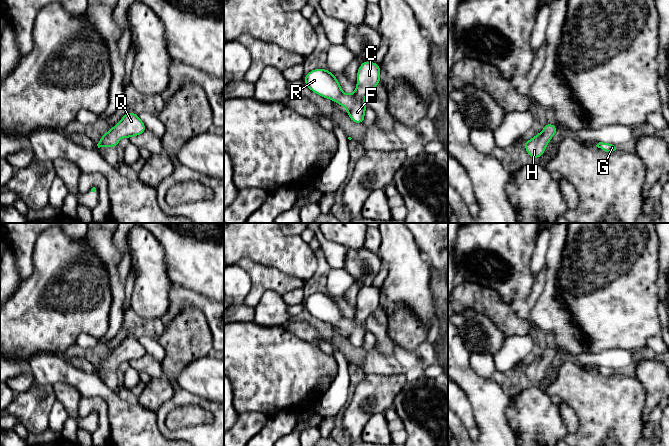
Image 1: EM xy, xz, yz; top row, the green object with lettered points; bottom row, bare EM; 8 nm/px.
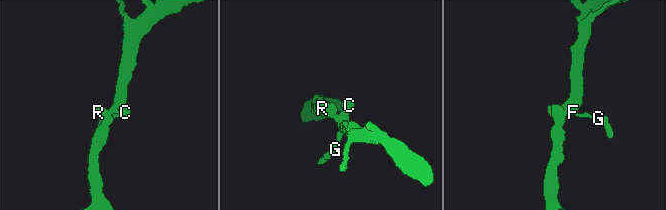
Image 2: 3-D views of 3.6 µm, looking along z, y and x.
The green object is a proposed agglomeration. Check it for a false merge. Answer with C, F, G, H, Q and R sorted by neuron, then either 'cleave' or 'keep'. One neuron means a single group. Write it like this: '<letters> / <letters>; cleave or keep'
C F G H Q R; keep

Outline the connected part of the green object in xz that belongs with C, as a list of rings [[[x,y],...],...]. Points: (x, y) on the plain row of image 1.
[[[363,285],[357,295],[357,308],[356,313],[352,318],[345,318],[338,306],[338,303],[327,293],[316,292],[310,295],[304,301],[305,309],[317,319],[330,323],[347,334],[349,342],[356,348],[365,347],[365,322],[368,317],[380,308],[380,288],[375,286]]]

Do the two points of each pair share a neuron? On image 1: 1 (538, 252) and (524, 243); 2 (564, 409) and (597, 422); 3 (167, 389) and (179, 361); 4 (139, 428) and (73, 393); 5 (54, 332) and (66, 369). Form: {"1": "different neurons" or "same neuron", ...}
{"1": "different neurons", "2": "different neurons", "3": "different neurons", "4": "different neurons", "5": "different neurons"}

